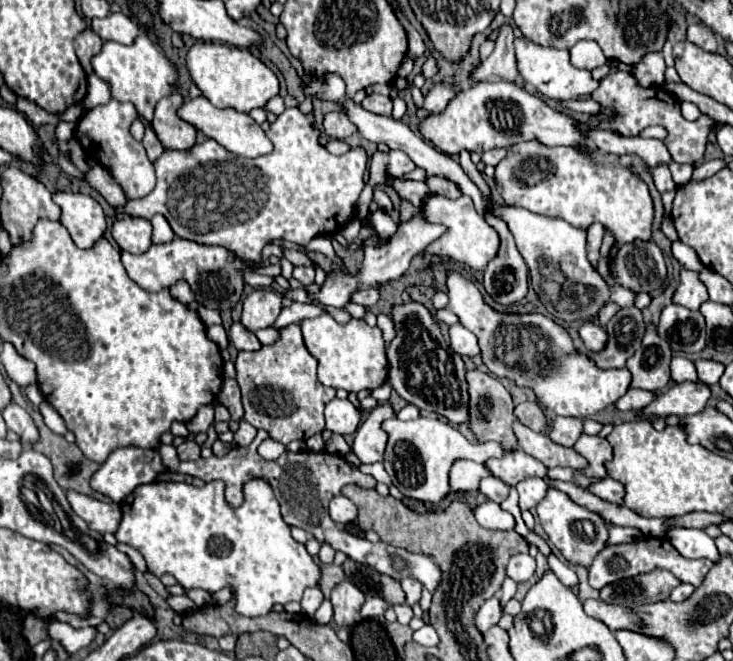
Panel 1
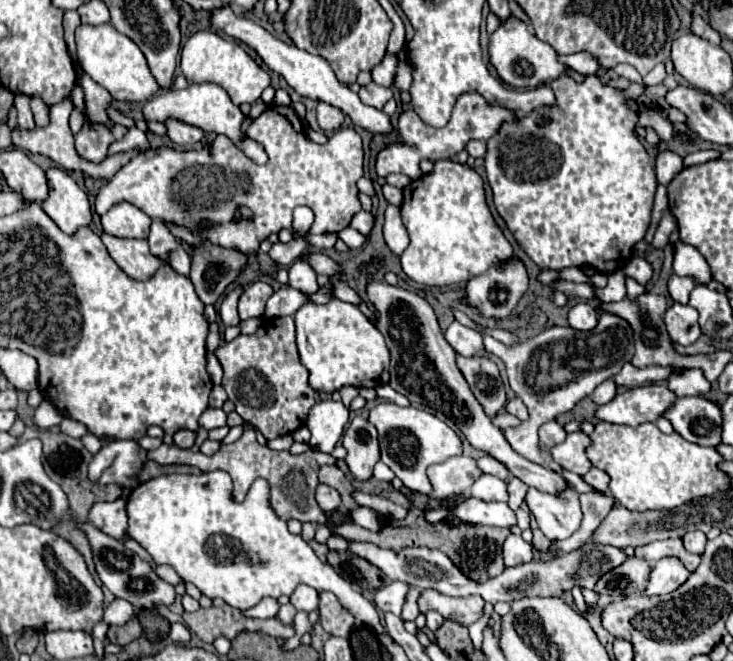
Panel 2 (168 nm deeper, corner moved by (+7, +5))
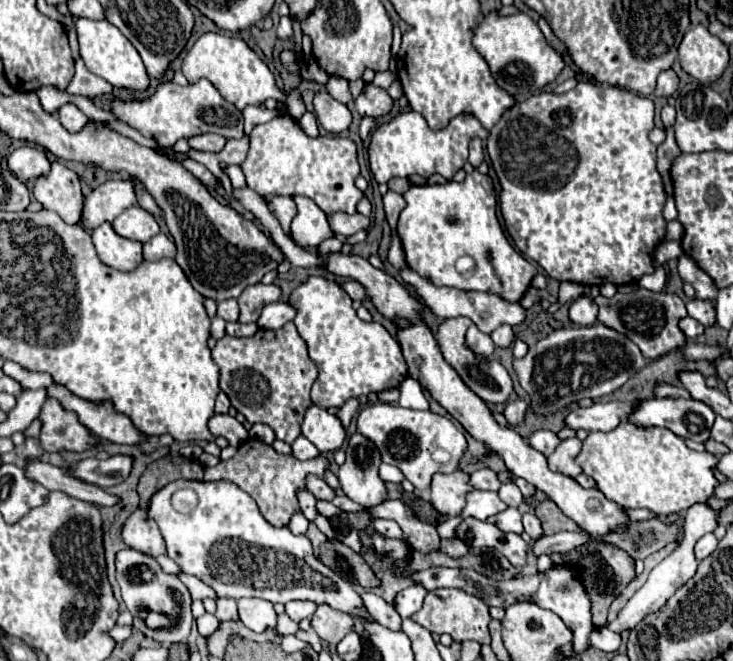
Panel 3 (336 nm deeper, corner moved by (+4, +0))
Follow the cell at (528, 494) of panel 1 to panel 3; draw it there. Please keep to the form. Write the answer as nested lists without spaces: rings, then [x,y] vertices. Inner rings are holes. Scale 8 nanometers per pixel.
[[[503,483],[499,489],[499,497],[509,505],[509,507],[519,507],[523,501],[523,495],[515,483]]]

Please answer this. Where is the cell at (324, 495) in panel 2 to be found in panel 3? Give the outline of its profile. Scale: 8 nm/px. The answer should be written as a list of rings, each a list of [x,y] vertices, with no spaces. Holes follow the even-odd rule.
[[[309,475],[307,479],[307,489],[317,497],[317,499],[325,499],[325,501],[331,501],[335,497],[335,491],[317,475]]]

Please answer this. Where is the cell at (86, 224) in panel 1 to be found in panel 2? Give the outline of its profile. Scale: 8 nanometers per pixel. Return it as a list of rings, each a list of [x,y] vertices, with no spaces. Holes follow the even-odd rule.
[[[60,168],[46,170],[50,194],[42,202],[44,212],[58,224],[64,234],[74,236],[78,228],[90,226],[92,208],[86,192]]]

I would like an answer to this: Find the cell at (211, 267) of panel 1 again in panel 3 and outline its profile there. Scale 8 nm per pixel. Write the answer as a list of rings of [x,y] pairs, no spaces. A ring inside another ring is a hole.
[[[101,223],[101,227],[93,229],[91,239],[99,259],[107,267],[113,267],[117,271],[133,271],[143,259],[141,255],[143,245],[139,241],[131,241],[117,235],[111,223]]]

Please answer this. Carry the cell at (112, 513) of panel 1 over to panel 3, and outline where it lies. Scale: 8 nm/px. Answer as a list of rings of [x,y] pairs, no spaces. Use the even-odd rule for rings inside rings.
[[[137,509],[123,527],[123,541],[145,555],[159,557],[165,555],[165,541],[161,539],[161,531],[153,519],[149,519],[147,511]]]

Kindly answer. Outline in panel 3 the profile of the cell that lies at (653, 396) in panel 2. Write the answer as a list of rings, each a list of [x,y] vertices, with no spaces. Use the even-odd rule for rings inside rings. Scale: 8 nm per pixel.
[[[595,403],[591,407],[571,409],[565,417],[565,425],[585,431],[611,431],[631,413],[629,403]]]

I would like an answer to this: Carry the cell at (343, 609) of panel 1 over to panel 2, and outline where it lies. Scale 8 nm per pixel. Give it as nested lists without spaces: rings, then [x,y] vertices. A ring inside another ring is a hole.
[[[330,592],[320,594],[320,624],[332,636],[346,636],[354,626],[354,616]]]

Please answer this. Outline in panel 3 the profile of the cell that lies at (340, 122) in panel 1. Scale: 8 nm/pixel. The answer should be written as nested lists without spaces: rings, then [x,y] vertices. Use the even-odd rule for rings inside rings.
[[[327,91],[315,93],[313,107],[317,121],[333,135],[343,133],[351,125],[351,111],[347,109],[347,105],[335,101]]]

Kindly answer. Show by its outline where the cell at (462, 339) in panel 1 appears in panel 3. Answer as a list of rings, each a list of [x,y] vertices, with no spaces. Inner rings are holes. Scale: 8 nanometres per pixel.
[[[471,325],[467,329],[467,347],[481,357],[489,357],[495,351],[495,343],[491,341],[491,337],[487,333],[479,331],[475,325]]]

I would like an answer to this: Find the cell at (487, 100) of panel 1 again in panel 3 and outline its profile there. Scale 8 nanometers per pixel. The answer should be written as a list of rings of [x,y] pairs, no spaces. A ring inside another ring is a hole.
[[[415,111],[399,113],[389,123],[383,123],[373,131],[369,143],[369,165],[377,183],[387,183],[391,177],[409,177],[415,173],[421,177],[439,173],[445,179],[451,179],[467,161],[469,139],[487,139],[487,135],[489,133],[473,115],[457,115],[445,129],[433,131],[427,127],[423,115]]]

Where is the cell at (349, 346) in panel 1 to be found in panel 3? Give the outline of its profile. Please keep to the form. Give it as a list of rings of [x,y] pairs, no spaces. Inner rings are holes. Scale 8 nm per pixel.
[[[309,277],[291,291],[289,303],[297,309],[293,323],[299,335],[307,341],[309,357],[319,369],[319,377],[311,389],[311,401],[315,405],[323,409],[339,409],[351,397],[399,387],[407,377],[399,343],[389,335],[387,329],[383,329],[383,325],[359,319],[351,307],[351,297],[339,287],[337,281]]]

